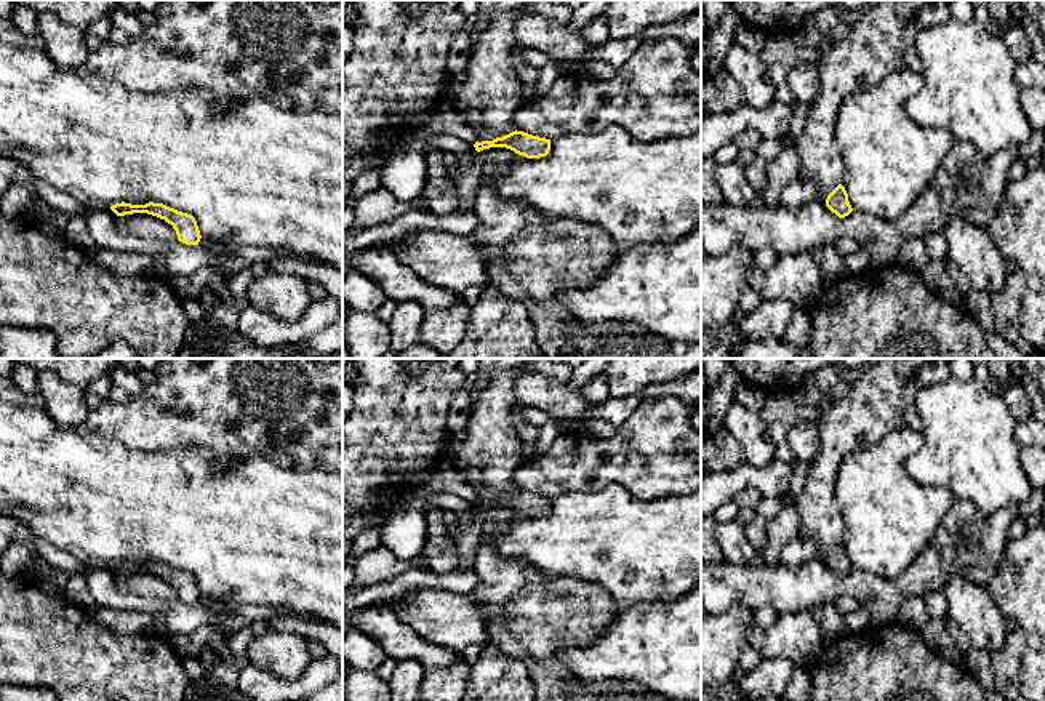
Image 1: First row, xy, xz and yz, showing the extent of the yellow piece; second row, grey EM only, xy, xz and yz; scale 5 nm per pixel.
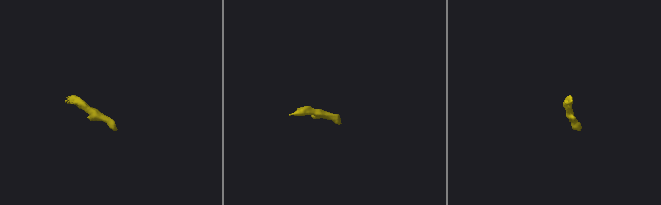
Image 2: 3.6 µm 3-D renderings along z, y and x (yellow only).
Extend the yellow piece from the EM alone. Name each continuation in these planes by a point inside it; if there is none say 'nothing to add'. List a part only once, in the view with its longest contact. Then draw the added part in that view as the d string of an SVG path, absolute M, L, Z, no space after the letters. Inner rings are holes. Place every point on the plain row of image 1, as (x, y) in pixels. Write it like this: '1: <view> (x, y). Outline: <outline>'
nothing to add

